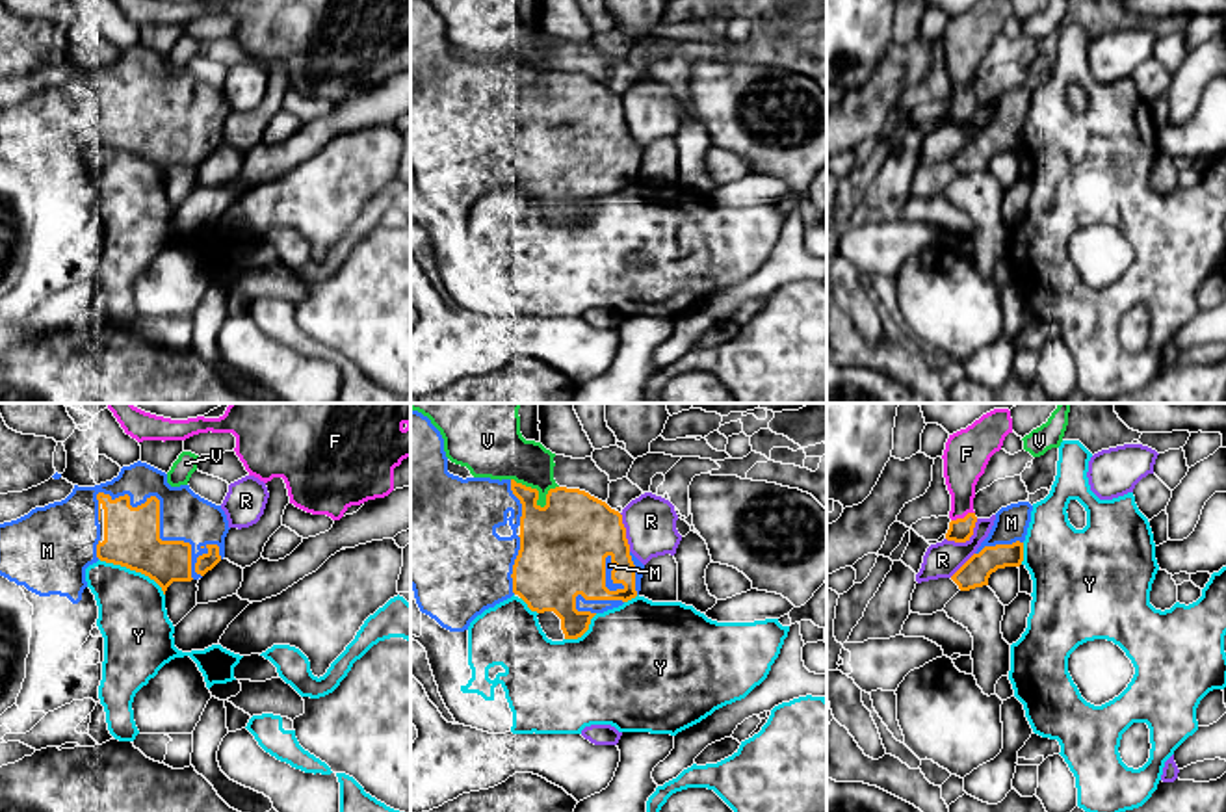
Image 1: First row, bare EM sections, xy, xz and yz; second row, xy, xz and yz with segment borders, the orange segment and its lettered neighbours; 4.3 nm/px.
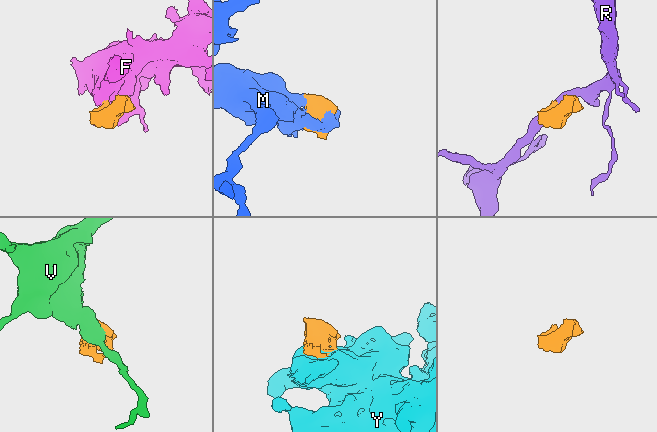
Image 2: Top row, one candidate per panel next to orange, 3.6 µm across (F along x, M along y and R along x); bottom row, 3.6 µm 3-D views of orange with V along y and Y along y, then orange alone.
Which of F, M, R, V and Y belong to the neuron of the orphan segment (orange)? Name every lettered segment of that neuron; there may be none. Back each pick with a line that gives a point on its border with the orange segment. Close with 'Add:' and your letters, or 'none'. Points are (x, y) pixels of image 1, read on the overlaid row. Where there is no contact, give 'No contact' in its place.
F: Touches orange at yz (965, 517)
M: Touches orange at xy (158, 530)
Add: F, M

